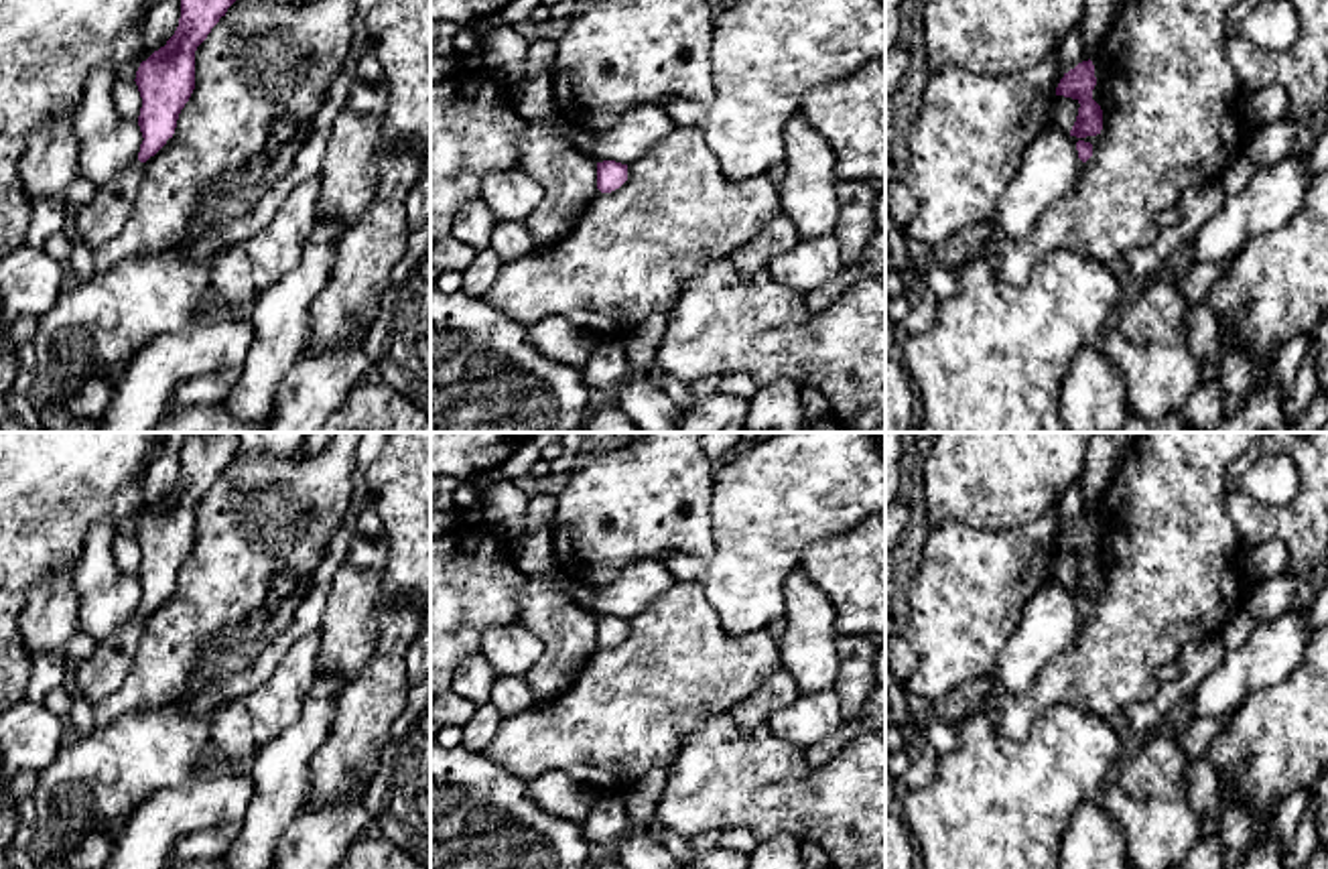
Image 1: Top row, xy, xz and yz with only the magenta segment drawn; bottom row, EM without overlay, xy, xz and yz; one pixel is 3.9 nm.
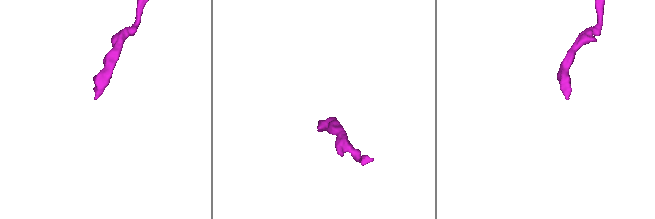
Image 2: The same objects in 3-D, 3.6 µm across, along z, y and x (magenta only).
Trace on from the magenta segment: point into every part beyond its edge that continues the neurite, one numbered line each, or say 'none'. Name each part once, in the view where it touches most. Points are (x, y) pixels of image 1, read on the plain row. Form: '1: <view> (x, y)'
none

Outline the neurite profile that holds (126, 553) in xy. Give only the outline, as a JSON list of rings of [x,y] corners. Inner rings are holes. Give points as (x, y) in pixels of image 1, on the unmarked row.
[[[116,532],[112,542],[112,554],[118,569],[122,569],[128,575],[138,575],[142,552],[136,536]]]

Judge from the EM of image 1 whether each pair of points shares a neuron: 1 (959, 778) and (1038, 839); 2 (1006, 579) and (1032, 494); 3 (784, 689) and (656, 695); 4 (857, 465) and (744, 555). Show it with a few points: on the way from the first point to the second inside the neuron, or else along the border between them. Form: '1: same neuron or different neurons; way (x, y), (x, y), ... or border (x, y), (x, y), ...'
1: same neuron; way (979, 794), (1018, 833)
2: different neurons; border (1056, 504), (1034, 520), (1004, 530), (973, 526)
3: different neurons; border (780, 664), (732, 711)
4: same neuron; way (829, 472), (772, 526)

